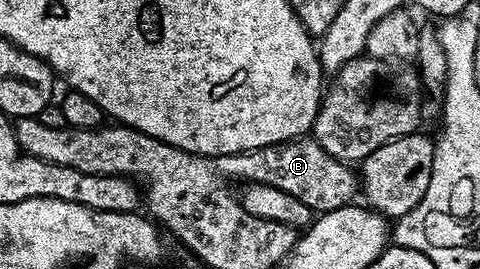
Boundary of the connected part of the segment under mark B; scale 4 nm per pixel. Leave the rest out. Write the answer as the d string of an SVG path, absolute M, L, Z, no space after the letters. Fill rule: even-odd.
M312 136L296 141L284 141L262 149L249 149L245 153L232 153L220 158L221 173L225 177L238 177L241 183L267 184L287 191L313 210L314 214L330 213L350 204L359 193L359 177L344 161L337 161Z

